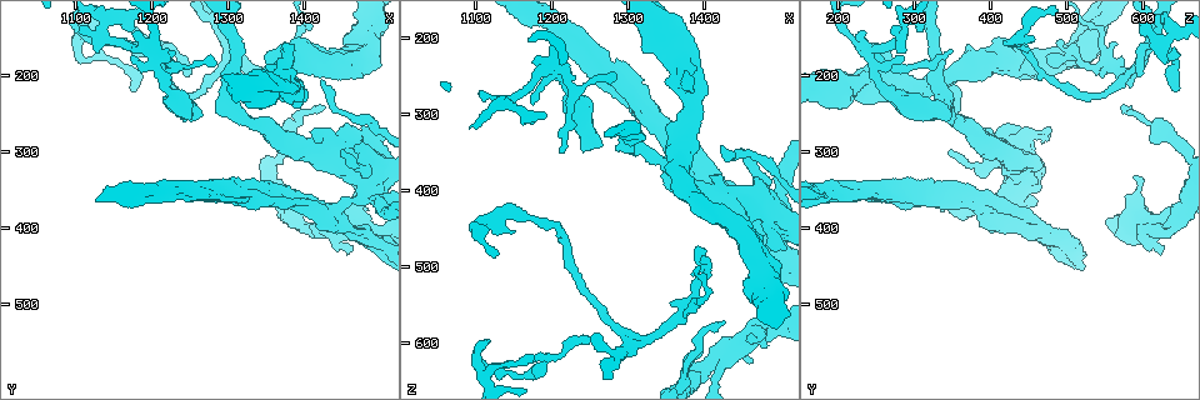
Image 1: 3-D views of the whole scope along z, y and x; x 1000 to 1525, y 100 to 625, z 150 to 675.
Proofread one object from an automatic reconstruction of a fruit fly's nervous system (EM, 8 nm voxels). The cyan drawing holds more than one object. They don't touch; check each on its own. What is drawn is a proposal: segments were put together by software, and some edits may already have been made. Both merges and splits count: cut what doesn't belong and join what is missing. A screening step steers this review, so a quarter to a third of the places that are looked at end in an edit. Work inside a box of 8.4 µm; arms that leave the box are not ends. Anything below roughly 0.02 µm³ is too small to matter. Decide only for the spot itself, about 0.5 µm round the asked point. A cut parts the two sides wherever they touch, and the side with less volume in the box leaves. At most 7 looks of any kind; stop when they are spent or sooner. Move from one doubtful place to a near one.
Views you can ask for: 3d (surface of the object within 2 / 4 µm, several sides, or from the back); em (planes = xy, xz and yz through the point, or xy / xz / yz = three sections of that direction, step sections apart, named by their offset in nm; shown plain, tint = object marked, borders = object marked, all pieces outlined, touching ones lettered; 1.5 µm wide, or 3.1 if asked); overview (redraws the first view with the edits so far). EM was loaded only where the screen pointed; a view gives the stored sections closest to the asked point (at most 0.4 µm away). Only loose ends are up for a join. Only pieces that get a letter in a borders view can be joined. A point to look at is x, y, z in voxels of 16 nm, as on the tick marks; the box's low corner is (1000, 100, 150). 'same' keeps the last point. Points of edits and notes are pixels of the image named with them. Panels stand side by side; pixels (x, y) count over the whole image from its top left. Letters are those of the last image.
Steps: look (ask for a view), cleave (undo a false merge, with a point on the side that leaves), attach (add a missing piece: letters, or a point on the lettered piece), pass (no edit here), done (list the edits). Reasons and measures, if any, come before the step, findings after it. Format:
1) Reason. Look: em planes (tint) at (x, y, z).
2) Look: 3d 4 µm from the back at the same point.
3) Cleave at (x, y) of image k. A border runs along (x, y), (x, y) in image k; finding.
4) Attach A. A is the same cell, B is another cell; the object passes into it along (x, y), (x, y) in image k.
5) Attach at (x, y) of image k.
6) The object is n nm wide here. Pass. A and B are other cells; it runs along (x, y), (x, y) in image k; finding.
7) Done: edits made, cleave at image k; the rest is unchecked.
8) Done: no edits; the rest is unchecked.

Look: em planes (plain) at (1175, 225, 645).

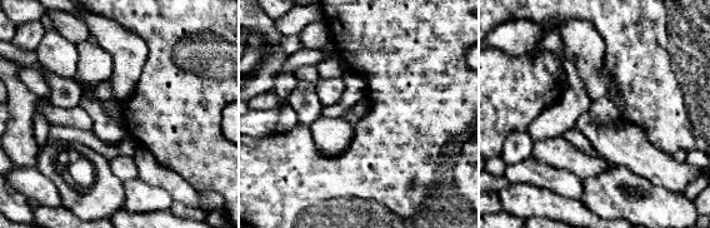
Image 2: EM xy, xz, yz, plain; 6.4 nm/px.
What lies round it. Look: em planes (borders) at the same point.

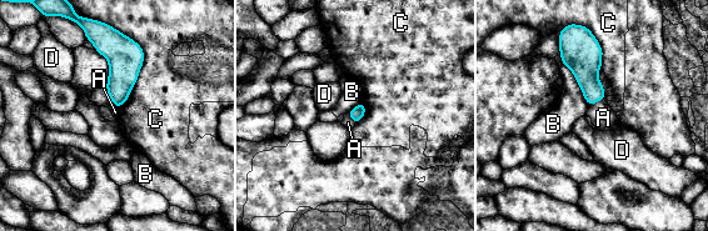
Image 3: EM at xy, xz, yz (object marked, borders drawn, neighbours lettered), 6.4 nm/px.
The longest contact is with C, 500 nm. Pass. A, B, C and D are other cells; a border runs along (604, 99), (589, 105) in image 3; no lettered piece goes on from it.

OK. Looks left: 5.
Free end. Look: em xy step 4 (tint) at (1115, 140, 600).

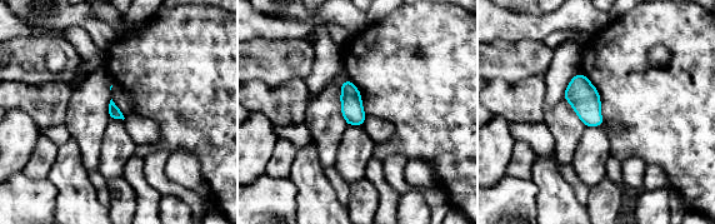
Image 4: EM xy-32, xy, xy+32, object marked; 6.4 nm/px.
Look: em xy step 4 (borders) at the same point.

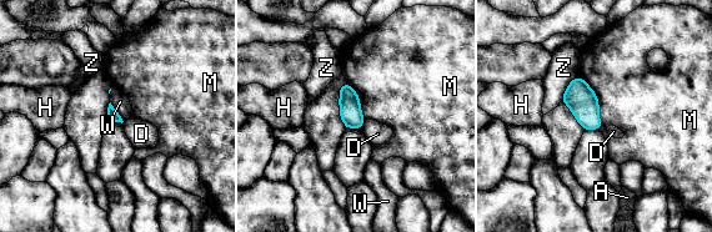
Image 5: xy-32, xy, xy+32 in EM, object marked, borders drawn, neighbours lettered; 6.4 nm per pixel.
Pass. A, D, H, M, W and Z are other cells; a border runs along (578, 76), (597, 97), (598, 130) in image 5; none of them fits.

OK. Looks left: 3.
Thin neck. Look: 3d 2 µm at (1100, 140, 445).

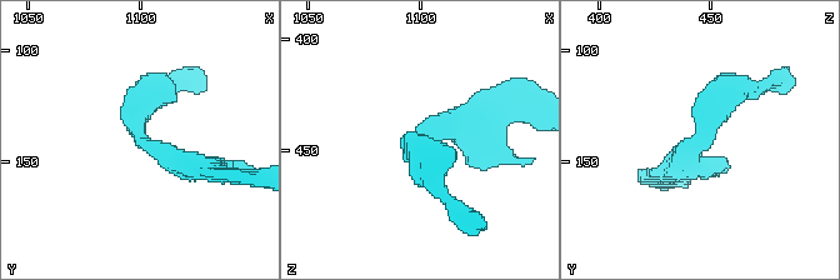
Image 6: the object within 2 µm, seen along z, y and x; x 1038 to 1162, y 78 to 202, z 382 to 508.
Look: em planes (borders) at (1104, 141, 445).

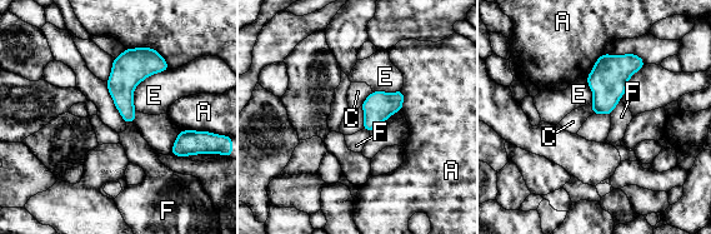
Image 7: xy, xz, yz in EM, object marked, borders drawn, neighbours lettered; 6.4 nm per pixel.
Pass. A, C, E and F are other cells; a border runs along (168, 68), (134, 89), (135, 110) in image 7; continuous, no second cell.

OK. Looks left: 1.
Done: no edits; the rest is unchecked.

